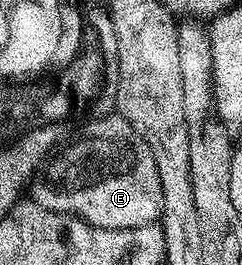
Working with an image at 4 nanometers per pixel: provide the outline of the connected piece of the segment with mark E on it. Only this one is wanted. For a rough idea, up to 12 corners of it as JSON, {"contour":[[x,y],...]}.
{"contour":[[119,115],[44,158],[31,199],[88,225],[154,224],[151,147]]}

